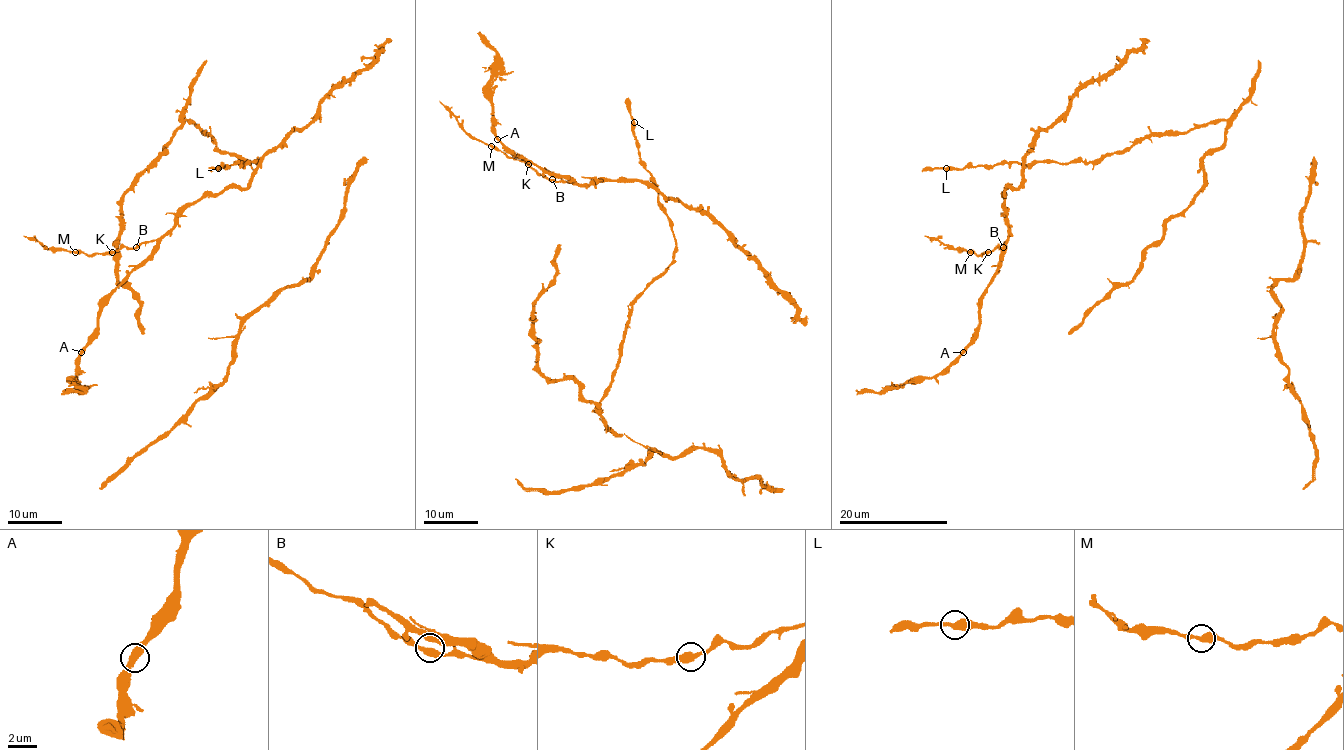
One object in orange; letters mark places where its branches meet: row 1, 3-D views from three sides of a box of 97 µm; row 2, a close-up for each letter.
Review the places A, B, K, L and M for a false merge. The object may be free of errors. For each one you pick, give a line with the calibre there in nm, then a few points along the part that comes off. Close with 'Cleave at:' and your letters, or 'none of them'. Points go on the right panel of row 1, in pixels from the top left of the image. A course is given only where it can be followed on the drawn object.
Cleave at: none of them

